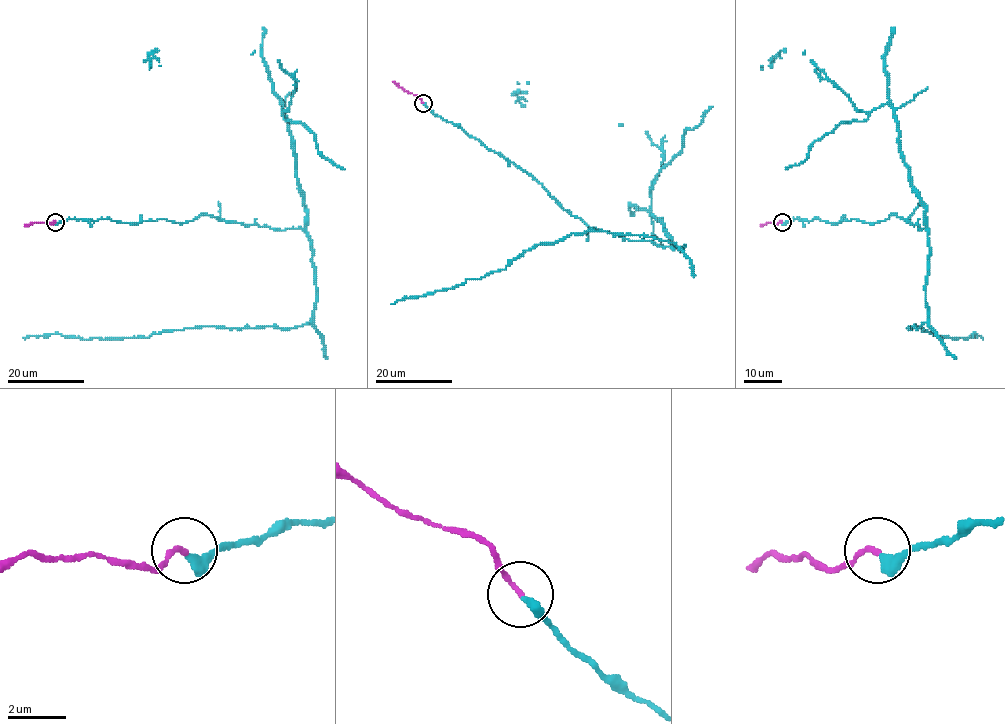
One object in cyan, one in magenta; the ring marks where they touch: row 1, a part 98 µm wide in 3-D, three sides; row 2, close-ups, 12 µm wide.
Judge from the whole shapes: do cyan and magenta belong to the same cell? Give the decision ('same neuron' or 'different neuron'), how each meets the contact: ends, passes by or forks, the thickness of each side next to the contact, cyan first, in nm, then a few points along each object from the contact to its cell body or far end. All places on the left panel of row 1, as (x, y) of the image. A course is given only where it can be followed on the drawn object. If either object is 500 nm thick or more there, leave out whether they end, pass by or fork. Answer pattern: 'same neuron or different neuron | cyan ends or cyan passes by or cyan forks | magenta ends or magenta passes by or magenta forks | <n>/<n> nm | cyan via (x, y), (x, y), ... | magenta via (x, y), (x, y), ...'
same neuron | cyan ends | magenta ends | 360/190 nm | cyan via (55, 222), (186, 223), (204, 214), (301, 228), (316, 303), (311, 320), (287, 329), (23, 338) | magenta via (55, 222), (24, 225)

